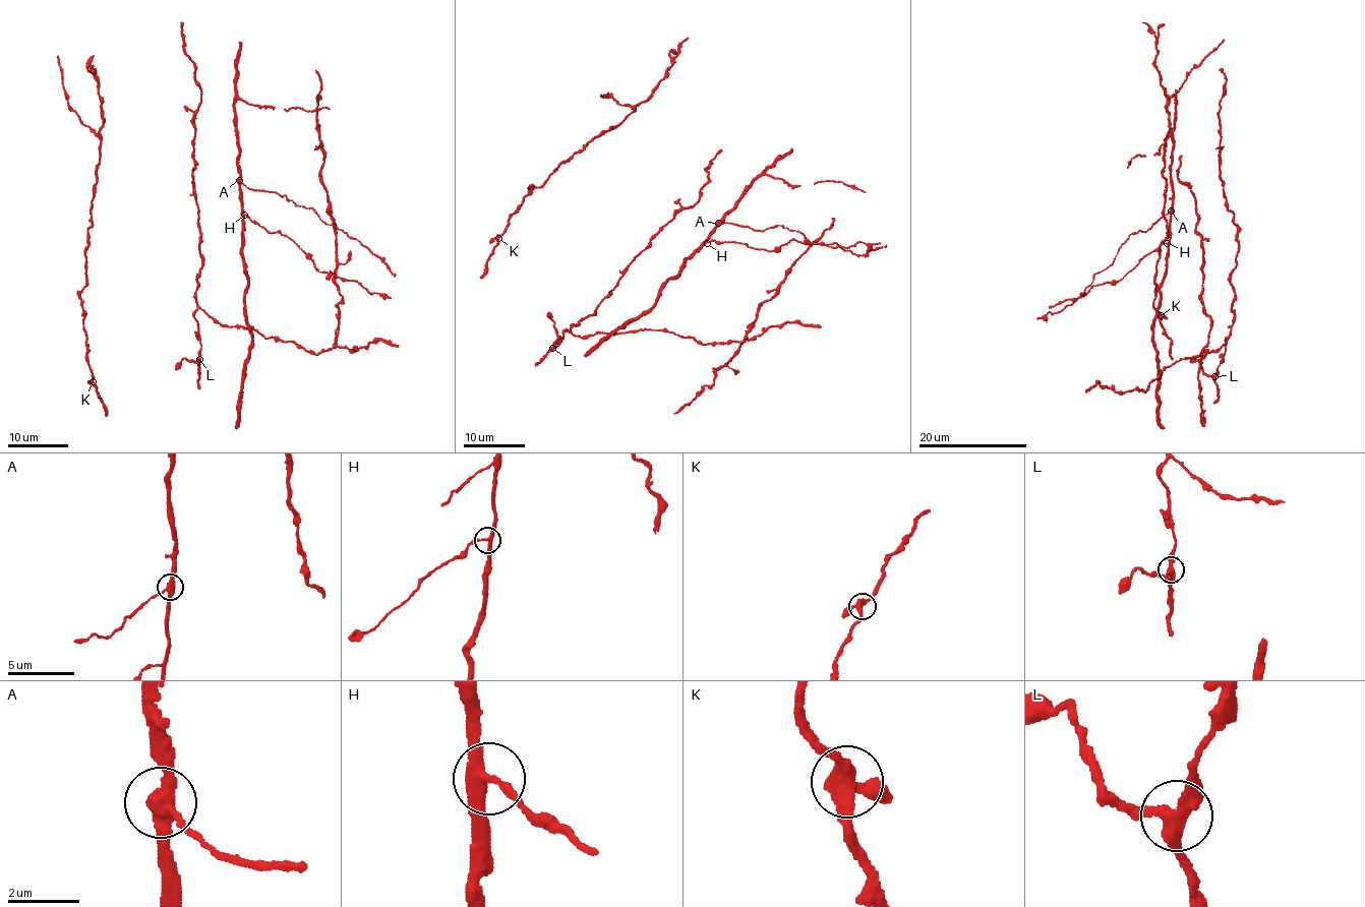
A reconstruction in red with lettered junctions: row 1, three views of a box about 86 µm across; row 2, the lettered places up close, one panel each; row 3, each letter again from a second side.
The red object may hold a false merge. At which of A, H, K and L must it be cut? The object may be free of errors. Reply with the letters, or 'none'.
A

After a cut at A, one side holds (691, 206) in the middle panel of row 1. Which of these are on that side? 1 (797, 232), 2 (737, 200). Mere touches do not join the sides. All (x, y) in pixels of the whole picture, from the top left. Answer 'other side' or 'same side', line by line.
1: other side
2: same side

